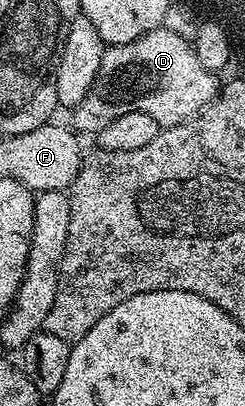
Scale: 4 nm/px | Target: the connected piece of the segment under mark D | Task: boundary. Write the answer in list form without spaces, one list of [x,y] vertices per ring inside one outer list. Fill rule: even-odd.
[[[162,26],[135,38],[135,42],[110,44],[106,47],[103,62],[99,62],[99,74],[95,74],[95,82],[91,82],[87,98],[83,98],[83,102],[79,102],[77,107],[72,109],[71,124],[81,134],[99,133],[103,130],[103,126],[107,126],[107,122],[115,122],[119,114],[129,112],[127,102],[121,98],[117,100],[119,92],[123,92],[123,96],[129,96],[133,112],[133,104],[137,102],[137,98],[143,98],[147,90],[151,94],[157,94],[163,88],[163,84],[179,84],[179,100],[185,98],[193,100],[195,96],[207,105],[217,97],[219,91],[217,79],[214,73],[203,66],[203,62],[199,62],[190,41],[184,40],[179,34],[171,34],[171,30]],[[113,84],[117,96],[113,94]]]

